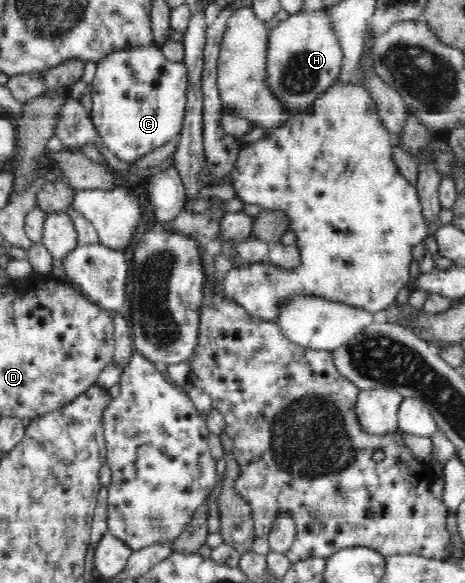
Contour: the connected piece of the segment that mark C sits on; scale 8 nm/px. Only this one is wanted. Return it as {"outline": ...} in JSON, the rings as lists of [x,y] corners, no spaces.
{"outline":[[[153,44],[135,50],[117,50],[96,62],[96,74],[91,83],[91,118],[102,145],[123,162],[133,162],[152,153],[177,138],[186,113],[188,71],[182,62],[169,61]]]}

